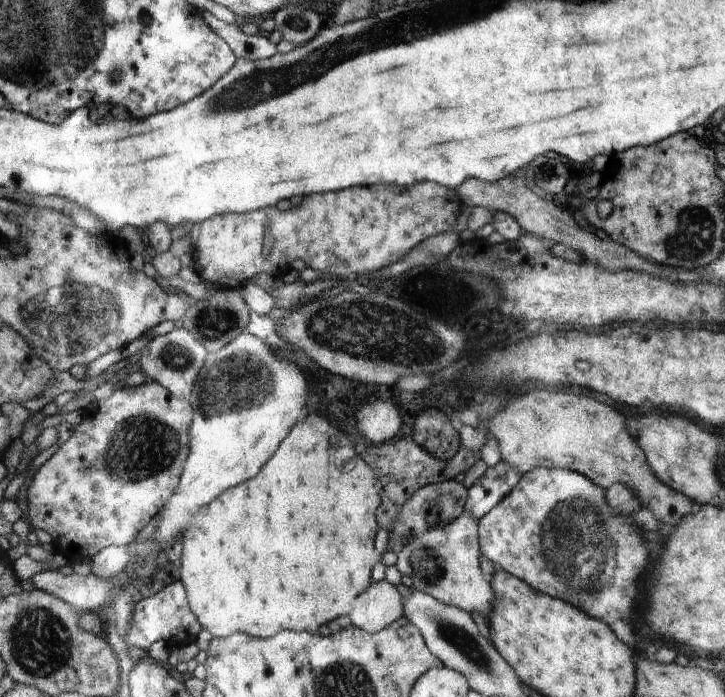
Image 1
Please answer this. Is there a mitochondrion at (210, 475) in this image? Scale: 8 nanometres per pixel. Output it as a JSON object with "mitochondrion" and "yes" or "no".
{"mitochondrion":"no"}

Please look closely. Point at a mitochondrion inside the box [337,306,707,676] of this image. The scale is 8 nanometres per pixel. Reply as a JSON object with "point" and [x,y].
{"point":[579,538]}

